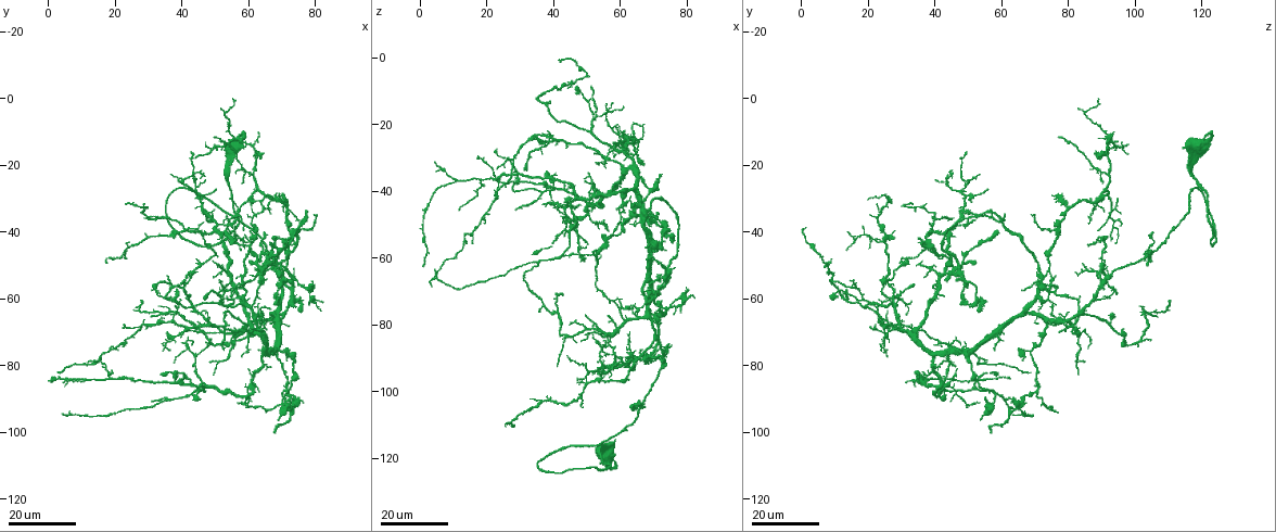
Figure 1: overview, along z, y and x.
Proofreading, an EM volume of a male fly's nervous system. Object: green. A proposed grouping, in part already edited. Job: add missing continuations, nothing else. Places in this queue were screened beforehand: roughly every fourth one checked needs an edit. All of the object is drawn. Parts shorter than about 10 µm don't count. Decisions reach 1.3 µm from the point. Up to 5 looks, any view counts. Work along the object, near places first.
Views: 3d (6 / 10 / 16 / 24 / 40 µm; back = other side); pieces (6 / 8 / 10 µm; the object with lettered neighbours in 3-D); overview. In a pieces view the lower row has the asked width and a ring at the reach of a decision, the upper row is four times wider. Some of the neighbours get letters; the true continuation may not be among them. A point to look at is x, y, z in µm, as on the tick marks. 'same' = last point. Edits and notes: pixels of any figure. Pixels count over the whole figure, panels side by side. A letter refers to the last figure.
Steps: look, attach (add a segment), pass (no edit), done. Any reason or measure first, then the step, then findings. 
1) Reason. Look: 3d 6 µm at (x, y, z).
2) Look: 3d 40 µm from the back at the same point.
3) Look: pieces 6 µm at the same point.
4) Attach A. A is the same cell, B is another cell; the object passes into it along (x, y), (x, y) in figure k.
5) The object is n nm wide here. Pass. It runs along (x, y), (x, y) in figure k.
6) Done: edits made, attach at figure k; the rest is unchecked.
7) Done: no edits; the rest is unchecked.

An open end. Look: 3d 16 µm at (75.0, 44.0, 85.5).

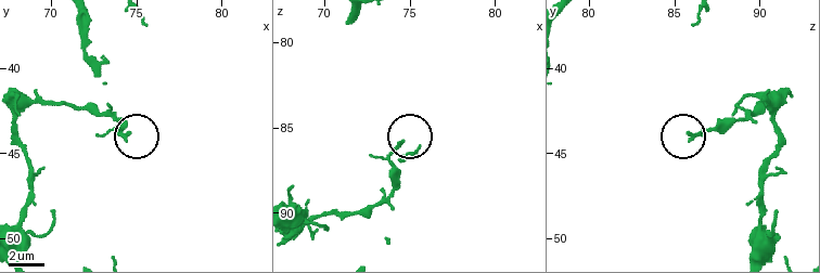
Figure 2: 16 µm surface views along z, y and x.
Look: pieces 10 µm at (74.5, 43.9, 85.8).

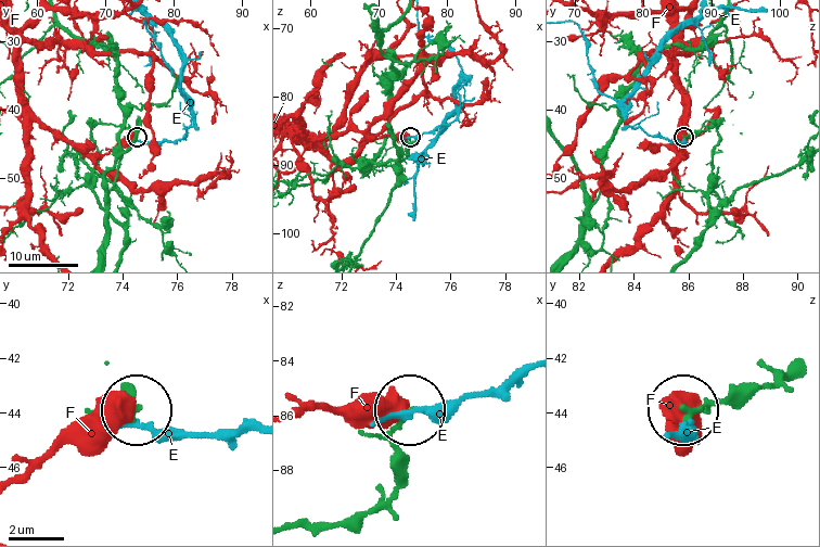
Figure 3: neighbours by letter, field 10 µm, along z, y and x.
Pass. E and F are other cells; it runs along (797, 365), (769, 383), (688, 406) in figure 3; no lettered segment goes on from it.

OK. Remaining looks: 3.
An open end. Look: 3d 16 µm at (40.5, 83.0, 34.5).

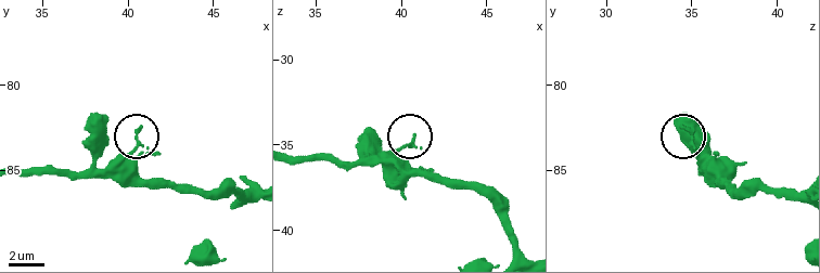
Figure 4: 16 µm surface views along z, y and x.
Look: pieces 6 µm at (40.6, 82.6, 34.6).

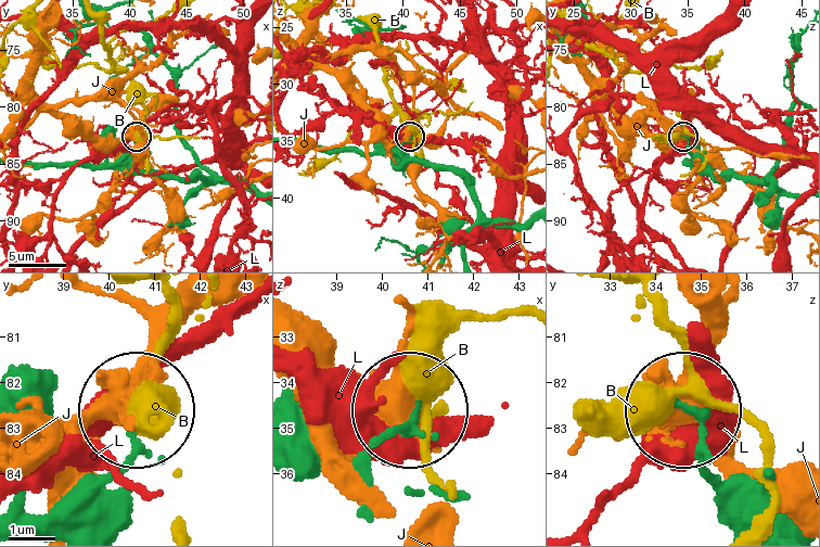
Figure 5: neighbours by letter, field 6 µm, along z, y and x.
Pass. B, J and L are other cells; none of them fits.

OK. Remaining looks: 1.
Done: no edits; the rest is unchecked.

